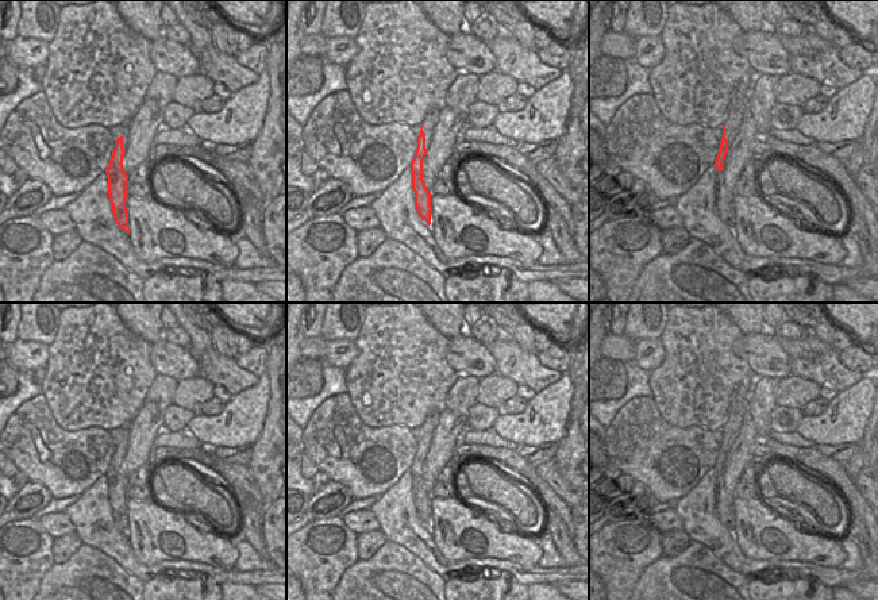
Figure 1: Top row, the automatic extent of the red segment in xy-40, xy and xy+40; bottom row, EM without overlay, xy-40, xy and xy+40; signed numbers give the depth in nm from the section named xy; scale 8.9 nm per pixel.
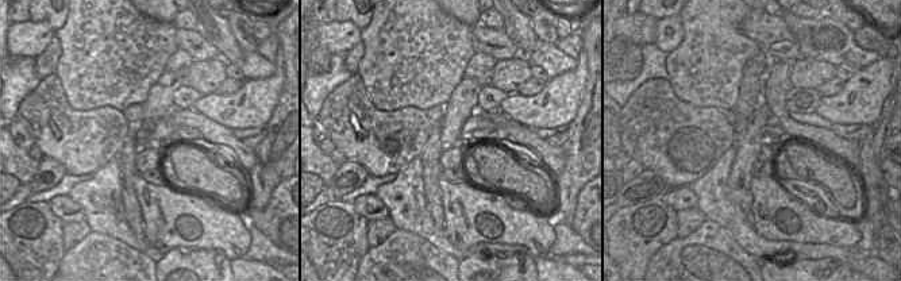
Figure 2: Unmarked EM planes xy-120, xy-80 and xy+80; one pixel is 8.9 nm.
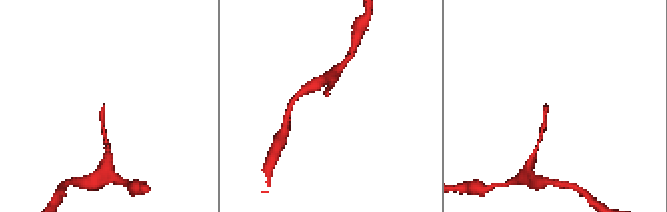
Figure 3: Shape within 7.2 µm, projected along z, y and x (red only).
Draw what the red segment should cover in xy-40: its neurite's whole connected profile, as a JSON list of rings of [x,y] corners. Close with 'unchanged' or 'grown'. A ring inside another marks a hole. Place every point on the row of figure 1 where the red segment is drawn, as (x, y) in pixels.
[[[130,122],[124,123],[123,134],[115,141],[112,157],[105,169],[108,178],[108,197],[112,204],[115,223],[120,230],[130,234],[128,209],[126,207],[128,176],[123,169],[123,157],[128,143]]]; grown

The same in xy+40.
[[[739,84],[729,97],[728,114],[723,123],[723,138],[720,141],[719,154],[713,166],[721,172],[724,166],[725,155],[731,147],[732,141],[735,139],[742,119],[746,116],[747,101],[750,99],[750,91],[744,84]]]; grown

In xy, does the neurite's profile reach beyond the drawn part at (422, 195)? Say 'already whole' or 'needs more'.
needs more

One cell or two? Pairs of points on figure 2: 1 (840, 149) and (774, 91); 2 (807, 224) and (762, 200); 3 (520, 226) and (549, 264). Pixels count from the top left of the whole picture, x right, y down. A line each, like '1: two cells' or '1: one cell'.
1: one cell
2: one cell
3: two cells

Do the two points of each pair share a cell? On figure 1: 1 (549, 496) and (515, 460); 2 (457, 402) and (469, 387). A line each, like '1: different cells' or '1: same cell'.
1: same cell
2: same cell

